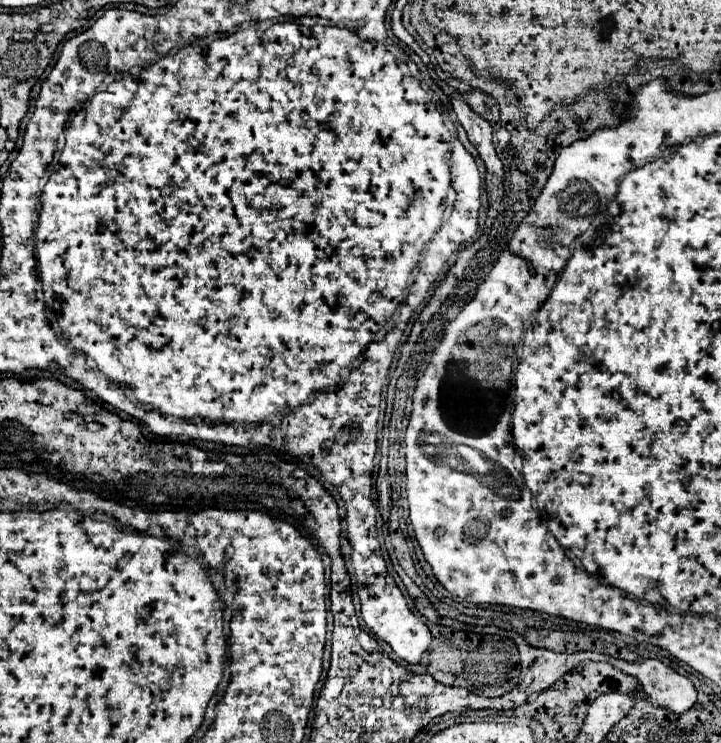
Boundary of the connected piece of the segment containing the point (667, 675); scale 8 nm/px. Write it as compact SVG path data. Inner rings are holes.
M606 657L606 661L622 669L624 673L638 677L644 697L652 705L664 707L674 715L682 715L696 703L694 685L658 659L646 659L640 665L614 659L614 657Z

